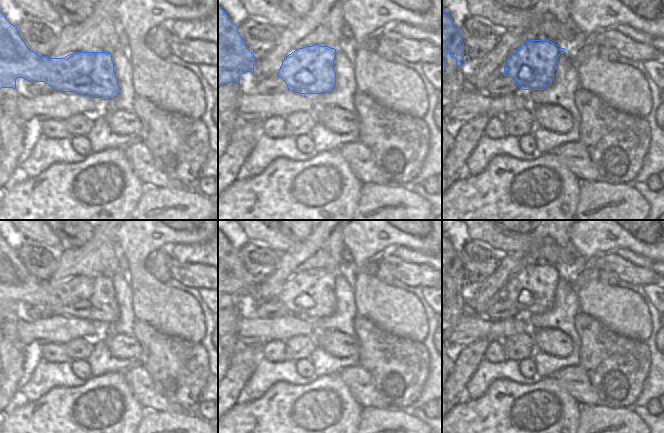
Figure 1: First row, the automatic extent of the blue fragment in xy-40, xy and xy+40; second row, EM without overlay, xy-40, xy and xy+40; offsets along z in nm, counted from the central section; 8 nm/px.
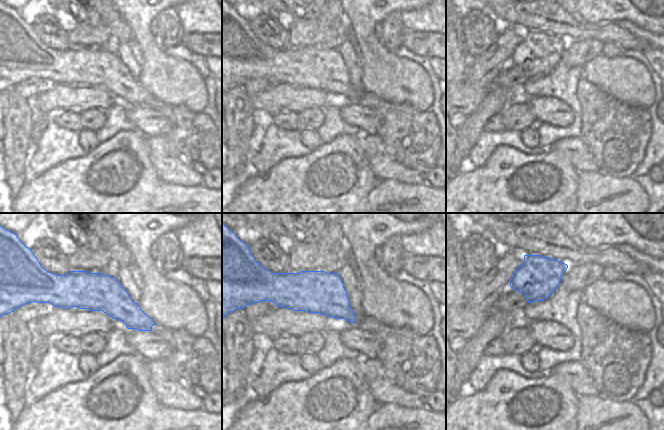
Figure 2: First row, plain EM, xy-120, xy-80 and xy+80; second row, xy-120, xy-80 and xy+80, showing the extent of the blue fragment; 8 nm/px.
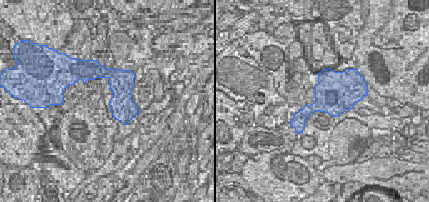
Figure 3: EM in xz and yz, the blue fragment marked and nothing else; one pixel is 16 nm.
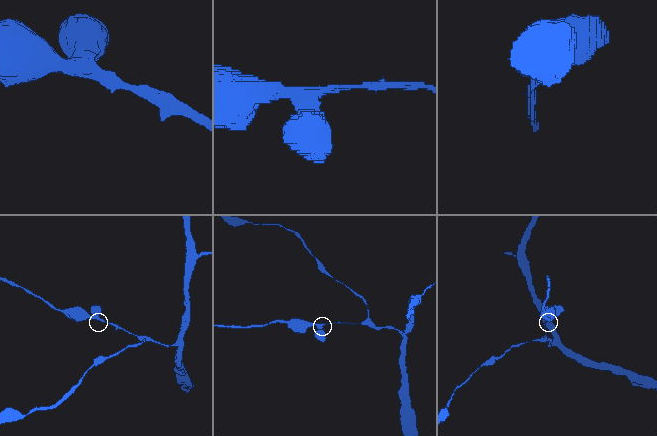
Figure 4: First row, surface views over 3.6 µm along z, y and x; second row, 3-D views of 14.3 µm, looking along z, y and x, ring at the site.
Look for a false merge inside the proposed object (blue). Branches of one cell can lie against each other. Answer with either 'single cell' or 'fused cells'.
single cell

